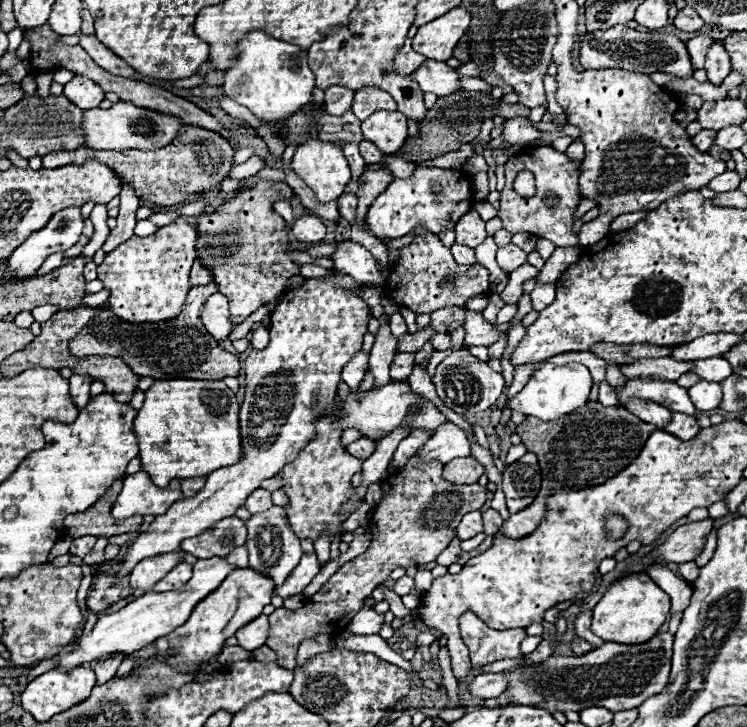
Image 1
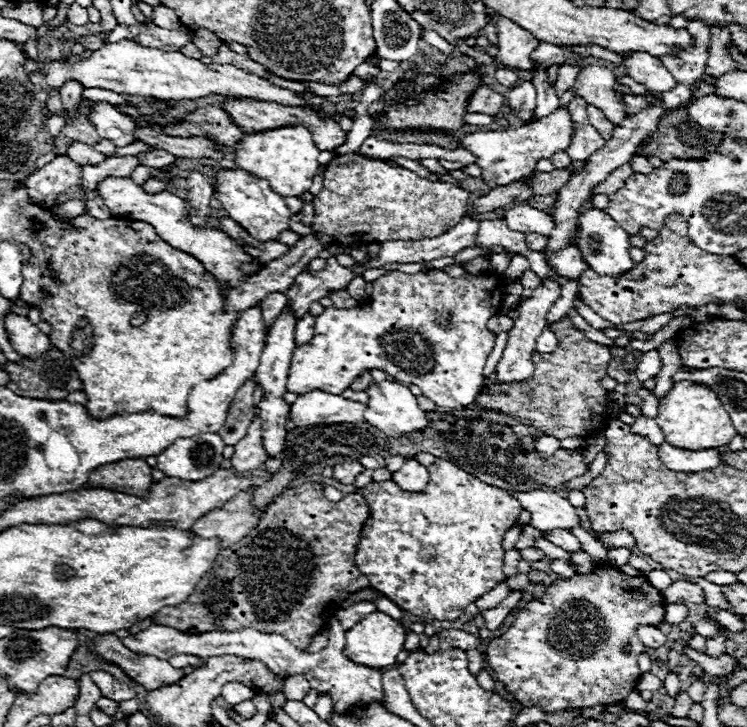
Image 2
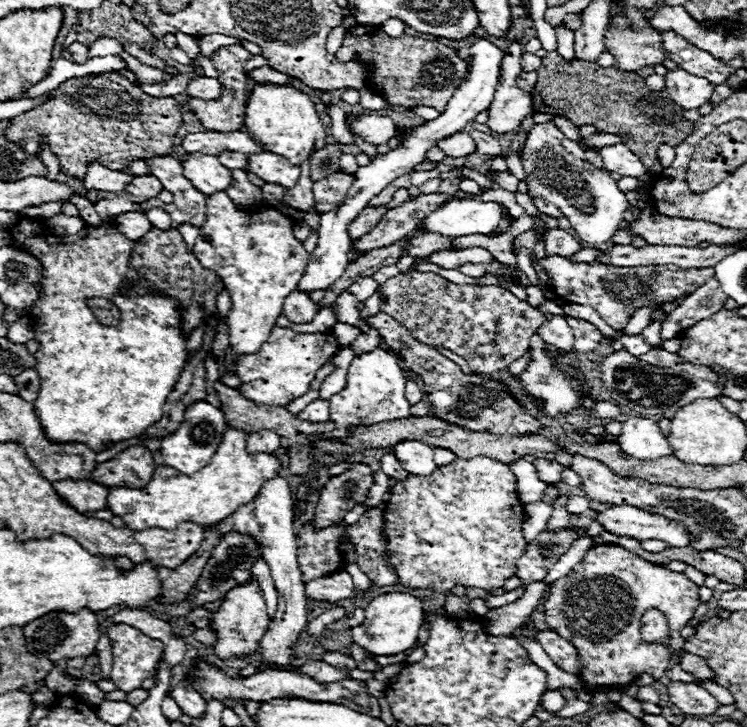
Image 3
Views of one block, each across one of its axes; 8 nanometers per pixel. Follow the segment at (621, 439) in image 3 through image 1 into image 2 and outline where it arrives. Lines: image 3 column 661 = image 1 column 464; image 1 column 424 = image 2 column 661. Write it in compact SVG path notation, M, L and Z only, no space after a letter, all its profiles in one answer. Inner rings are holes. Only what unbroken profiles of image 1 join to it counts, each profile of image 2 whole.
M662 442L658 446L658 456L666 468L676 472L702 472L702 470L712 470L720 466L718 448L692 452L692 450L680 450L680 448L668 446L668 442Z

